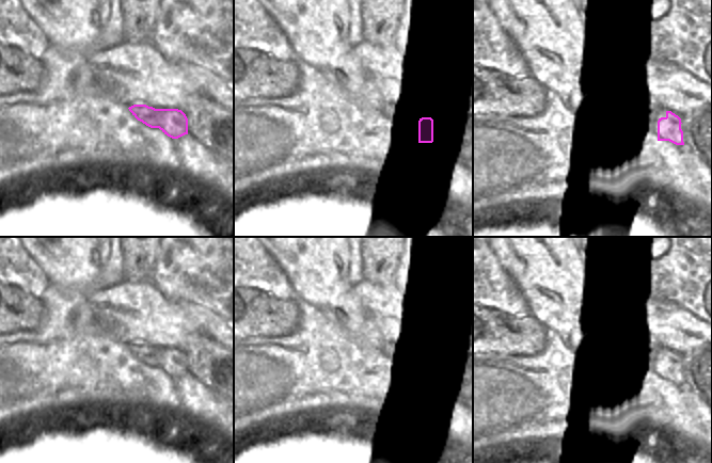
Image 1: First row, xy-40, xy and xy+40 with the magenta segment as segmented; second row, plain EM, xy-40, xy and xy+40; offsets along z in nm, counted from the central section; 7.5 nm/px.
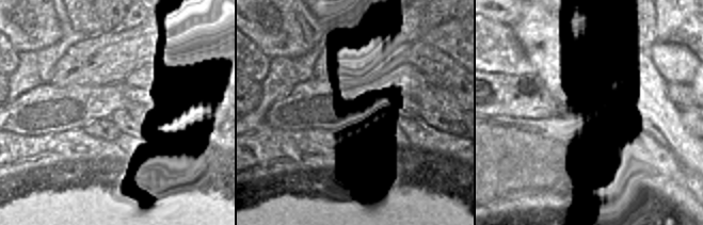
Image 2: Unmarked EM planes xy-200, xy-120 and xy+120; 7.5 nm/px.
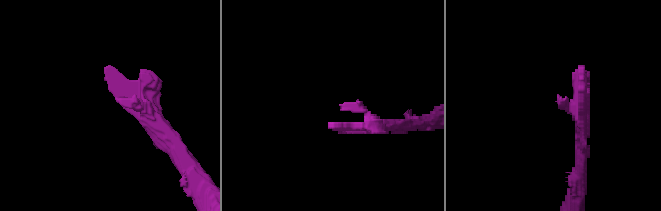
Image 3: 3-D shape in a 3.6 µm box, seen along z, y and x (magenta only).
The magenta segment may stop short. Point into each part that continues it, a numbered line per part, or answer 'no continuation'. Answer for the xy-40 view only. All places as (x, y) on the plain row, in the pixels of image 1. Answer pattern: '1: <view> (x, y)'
1: xy-40 (146, 384)

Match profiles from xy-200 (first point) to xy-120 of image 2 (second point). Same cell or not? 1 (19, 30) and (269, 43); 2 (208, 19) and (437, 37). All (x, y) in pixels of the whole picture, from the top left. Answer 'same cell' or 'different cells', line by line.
1: same cell
2: different cells

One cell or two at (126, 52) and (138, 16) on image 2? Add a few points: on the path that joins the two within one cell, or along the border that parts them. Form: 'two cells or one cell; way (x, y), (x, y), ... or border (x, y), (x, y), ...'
two cells; border (147, 11), (141, 22), (118, 28)

